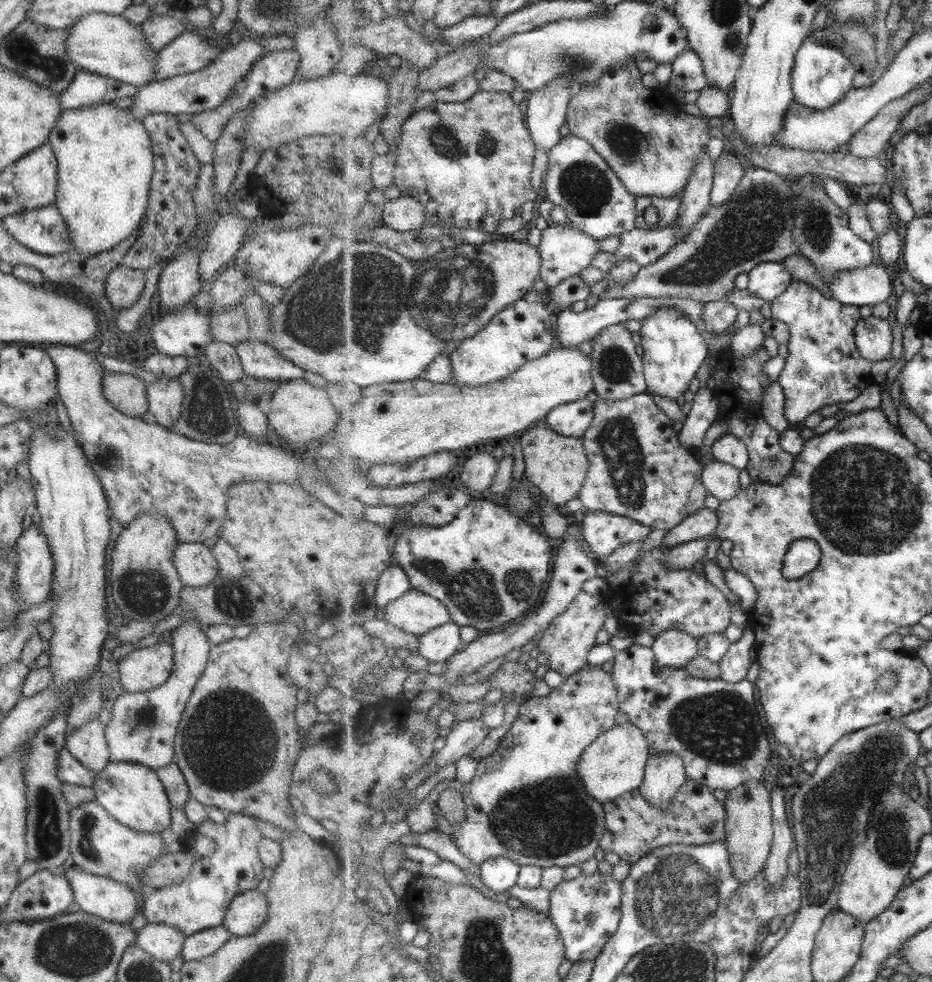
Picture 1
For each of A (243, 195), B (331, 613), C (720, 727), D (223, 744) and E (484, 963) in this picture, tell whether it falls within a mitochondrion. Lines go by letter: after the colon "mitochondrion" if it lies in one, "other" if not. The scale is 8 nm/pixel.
A: other
B: other
C: mitochondrion
D: mitochondrion
E: mitochondrion

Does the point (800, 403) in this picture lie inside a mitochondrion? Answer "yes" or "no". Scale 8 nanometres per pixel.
no

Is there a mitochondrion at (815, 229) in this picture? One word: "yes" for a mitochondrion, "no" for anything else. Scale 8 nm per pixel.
yes

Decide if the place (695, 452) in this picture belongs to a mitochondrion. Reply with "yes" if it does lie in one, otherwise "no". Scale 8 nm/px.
no

